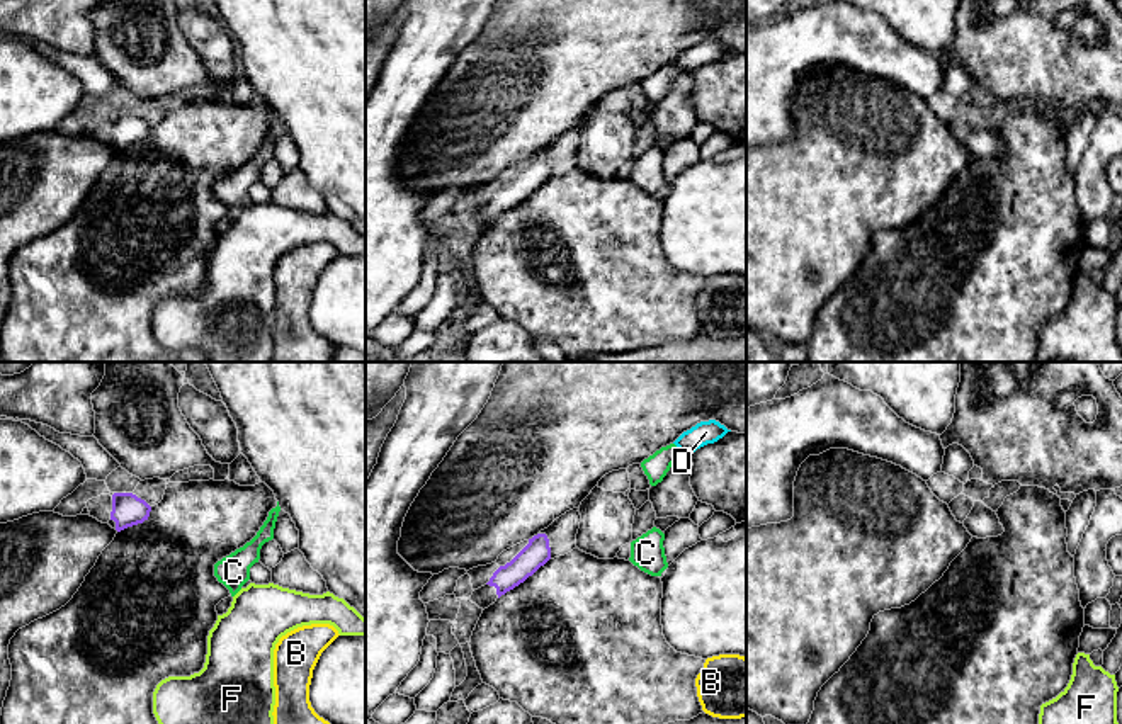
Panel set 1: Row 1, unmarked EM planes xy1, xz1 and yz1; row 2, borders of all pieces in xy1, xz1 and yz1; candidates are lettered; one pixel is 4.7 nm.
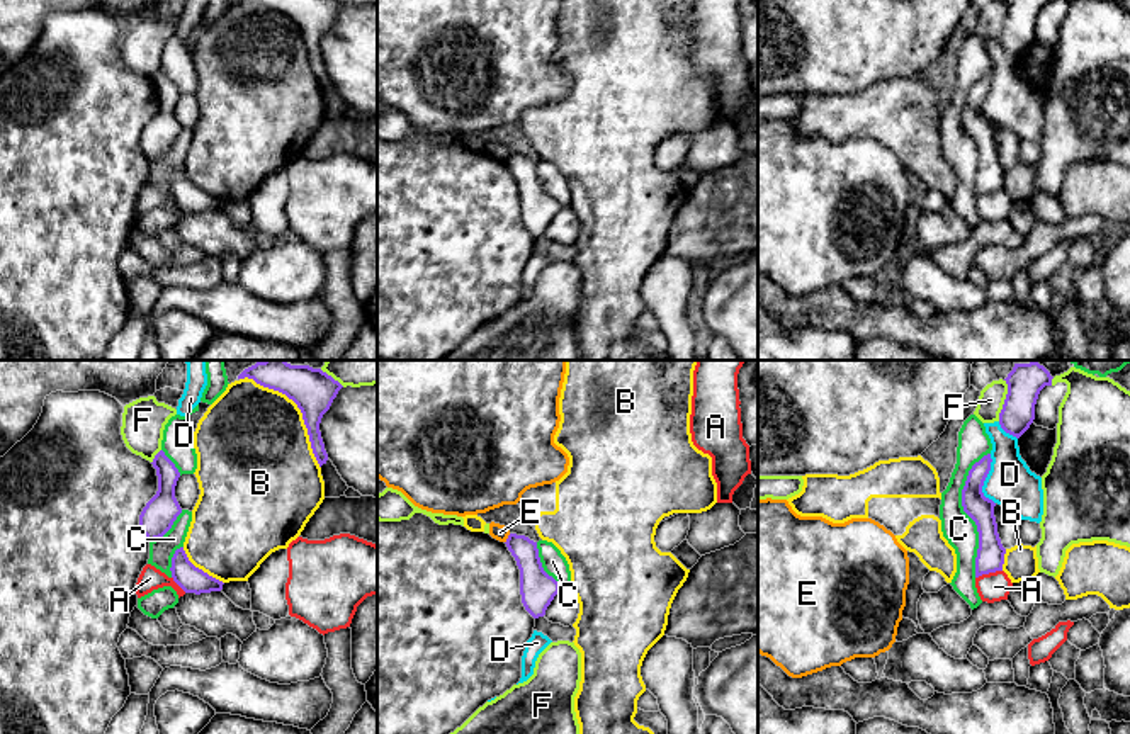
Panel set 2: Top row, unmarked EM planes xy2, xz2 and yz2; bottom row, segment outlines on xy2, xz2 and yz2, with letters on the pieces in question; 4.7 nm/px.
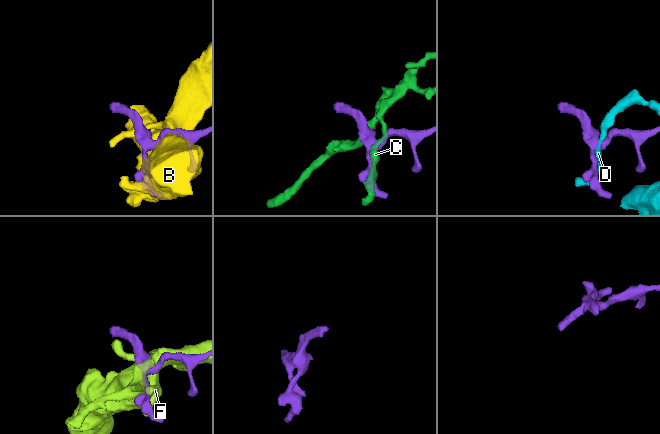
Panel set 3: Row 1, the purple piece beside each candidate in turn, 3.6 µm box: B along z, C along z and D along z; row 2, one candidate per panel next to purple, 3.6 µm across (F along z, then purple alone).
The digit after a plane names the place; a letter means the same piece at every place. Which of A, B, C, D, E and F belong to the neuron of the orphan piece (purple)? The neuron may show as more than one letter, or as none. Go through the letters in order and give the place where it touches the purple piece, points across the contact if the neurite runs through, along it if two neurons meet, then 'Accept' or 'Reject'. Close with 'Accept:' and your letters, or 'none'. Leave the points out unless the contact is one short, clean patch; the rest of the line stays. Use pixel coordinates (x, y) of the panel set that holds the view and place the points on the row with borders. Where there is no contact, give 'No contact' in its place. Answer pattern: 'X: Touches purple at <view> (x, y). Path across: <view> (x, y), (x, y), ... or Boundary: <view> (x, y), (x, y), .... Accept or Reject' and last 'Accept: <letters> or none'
A: Touches purple at yz2 (988, 573). Boundary: yz2 (1001, 570), (983, 573), (976, 578). Reject
B: Touches purple at xy2 (298, 406). Reject
C: Touches purple at yz2 (966, 512). Reject
D: Touches purple at yz2 (984, 479). Boundary: yz2 (991, 454), (991, 469), (983, 493), (994, 503). Reject
E: Touches purple at xz2 (507, 539). Boundary: xz2 (510, 534), (505, 542). Reject
F: Touches purple at yz2 (1005, 400). Reject
Accept: none

